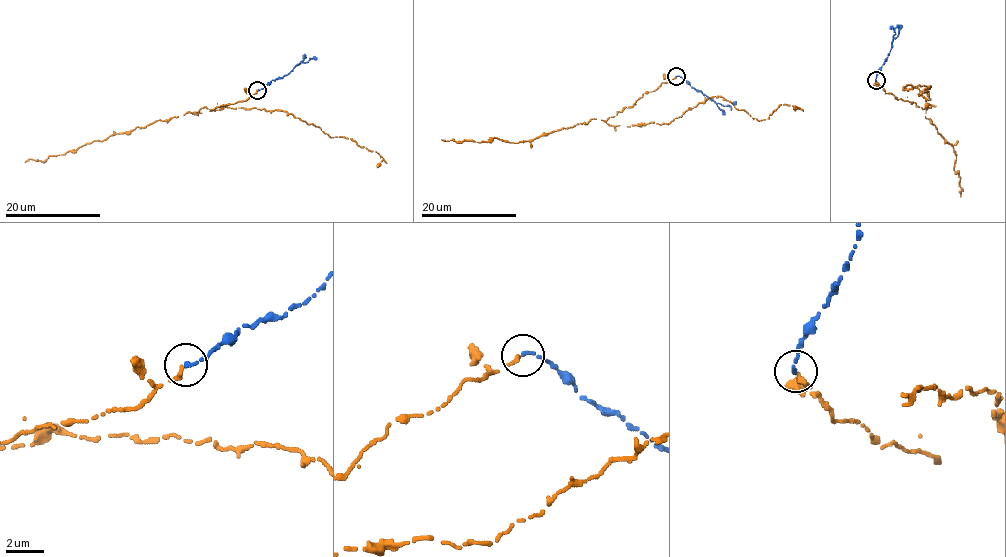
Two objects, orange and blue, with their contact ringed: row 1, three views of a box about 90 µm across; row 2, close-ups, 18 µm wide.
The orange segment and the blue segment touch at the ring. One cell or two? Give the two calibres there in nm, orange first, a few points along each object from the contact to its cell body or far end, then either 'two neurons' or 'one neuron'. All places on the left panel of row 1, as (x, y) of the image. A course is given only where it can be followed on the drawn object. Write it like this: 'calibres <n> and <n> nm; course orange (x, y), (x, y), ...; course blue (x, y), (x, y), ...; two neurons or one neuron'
calibres 280 and 190 nm; course orange (257, 90), (245, 100), (188, 112), (279, 110), (333, 138), (351, 138), (377, 152), (383, 159), (377, 167); course blue (258, 90), (281, 79), (296, 65), (317, 59); one neuron

